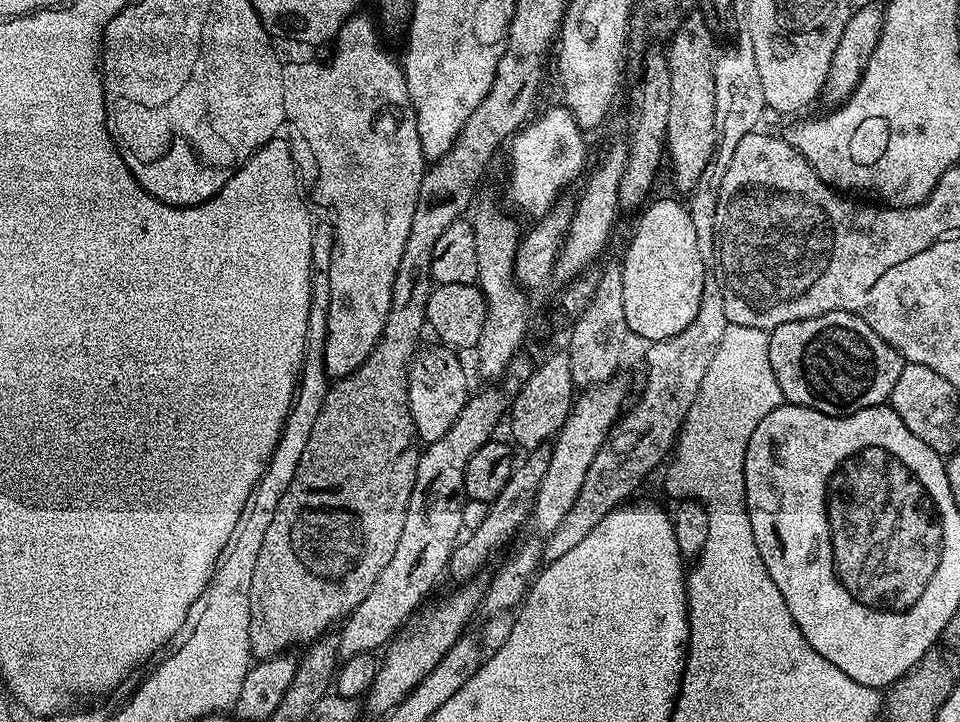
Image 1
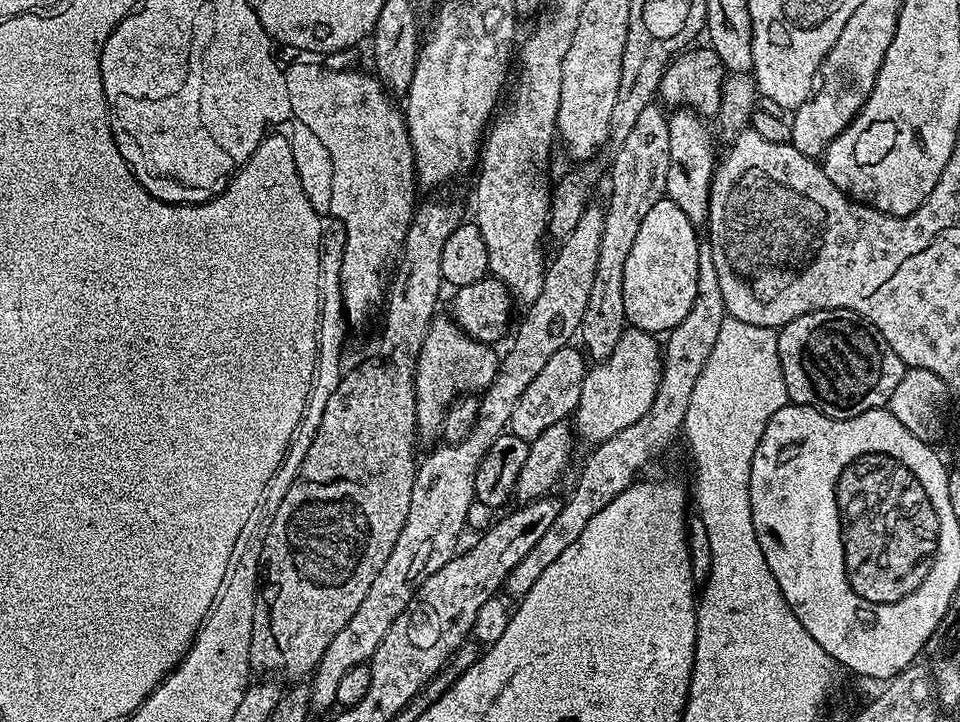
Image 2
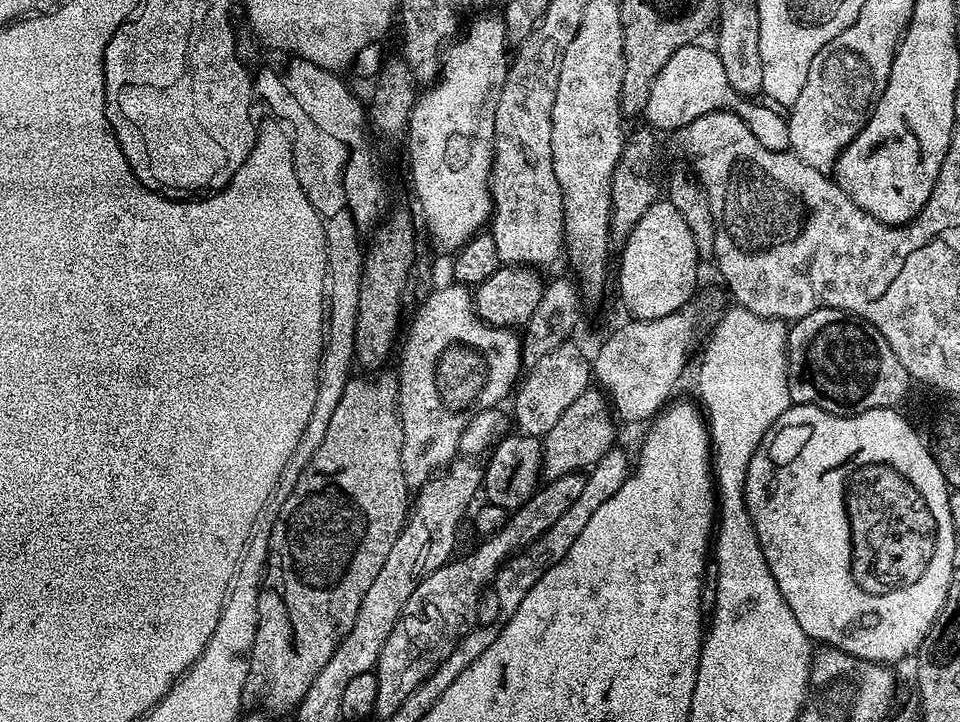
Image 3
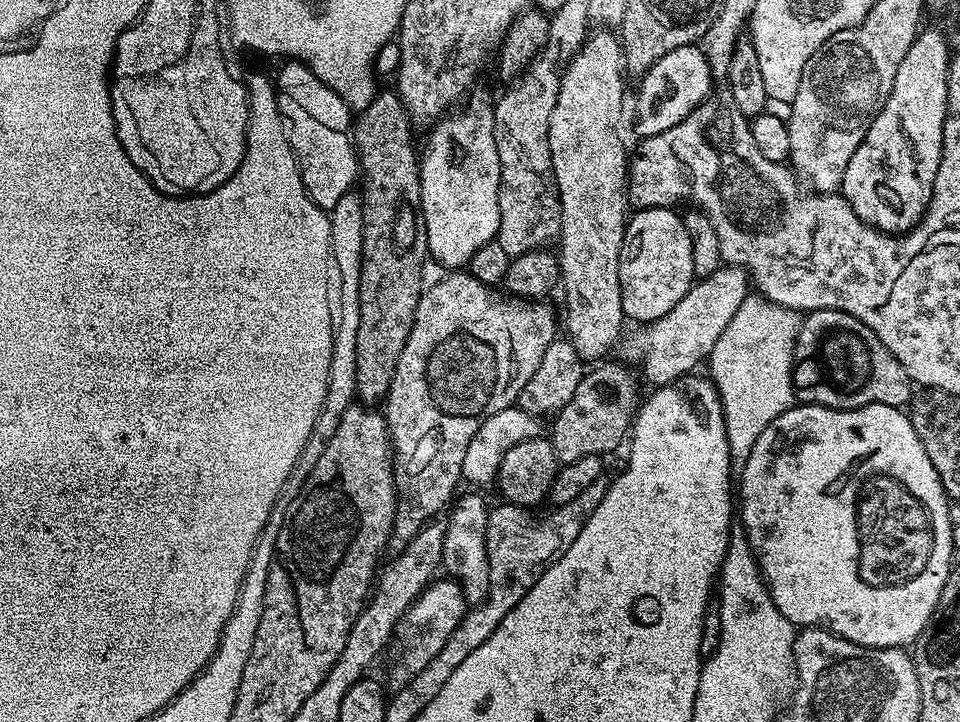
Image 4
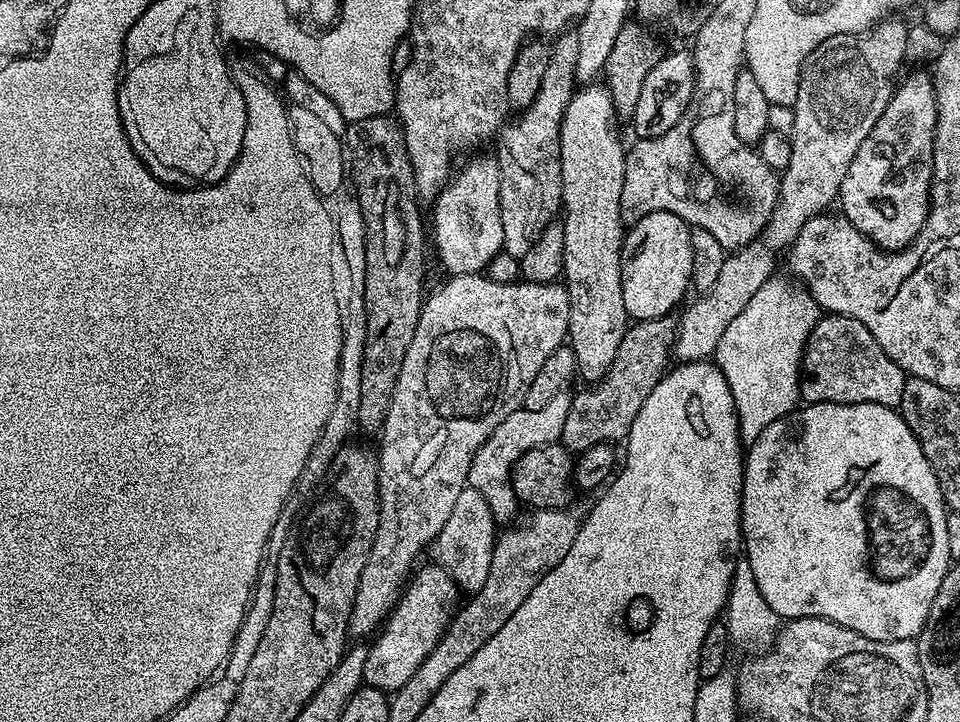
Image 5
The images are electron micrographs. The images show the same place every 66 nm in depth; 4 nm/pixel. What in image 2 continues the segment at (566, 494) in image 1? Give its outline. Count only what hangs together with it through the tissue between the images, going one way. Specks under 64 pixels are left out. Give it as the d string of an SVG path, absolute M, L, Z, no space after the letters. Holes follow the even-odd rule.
M625 327L618 346L605 360L593 363L584 373L582 394L574 413L574 432L589 446L597 446L638 421L651 408L663 374L662 344L653 333Z

